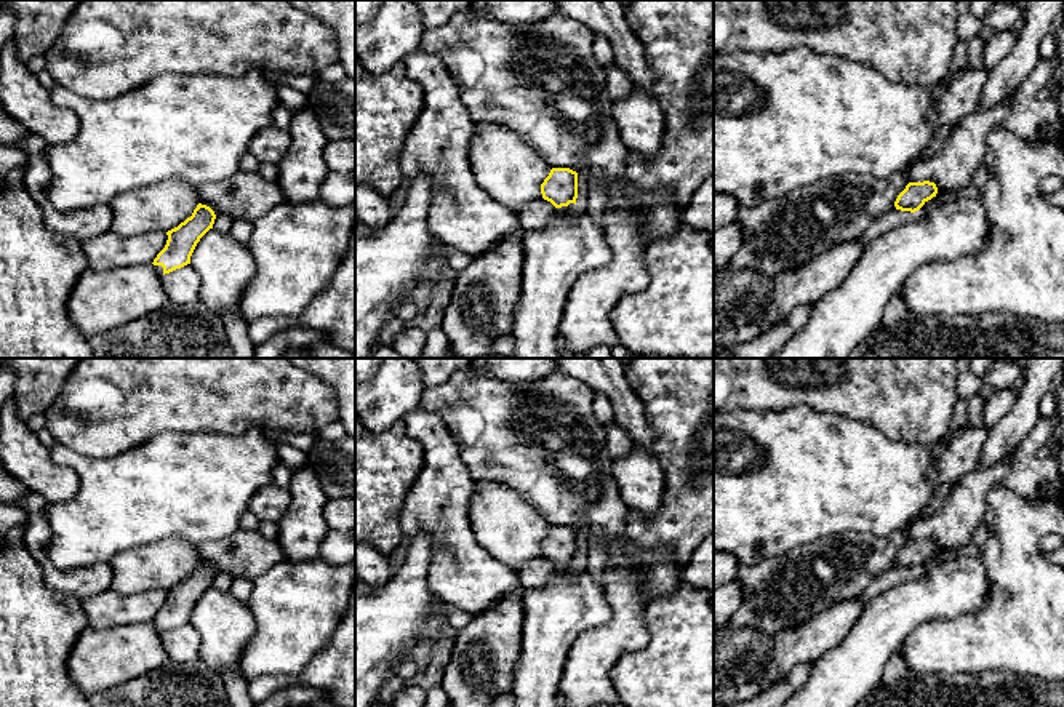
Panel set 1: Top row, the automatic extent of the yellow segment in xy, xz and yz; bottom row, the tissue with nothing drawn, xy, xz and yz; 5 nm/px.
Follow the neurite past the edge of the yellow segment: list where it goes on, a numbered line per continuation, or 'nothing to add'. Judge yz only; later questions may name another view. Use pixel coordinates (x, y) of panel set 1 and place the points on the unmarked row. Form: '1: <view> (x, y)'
nothing to add

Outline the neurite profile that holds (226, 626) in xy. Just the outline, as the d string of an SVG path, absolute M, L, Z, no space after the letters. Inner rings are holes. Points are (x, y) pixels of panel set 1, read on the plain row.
M213 585L197 601L190 624L200 635L200 659L208 667L219 675L242 673L240 656L258 629L246 603Z

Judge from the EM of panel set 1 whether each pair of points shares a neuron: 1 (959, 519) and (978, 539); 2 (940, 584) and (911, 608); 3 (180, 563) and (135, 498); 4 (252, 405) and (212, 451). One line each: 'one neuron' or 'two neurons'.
1: two neurons
2: one neuron
3: two neurons
4: two neurons

